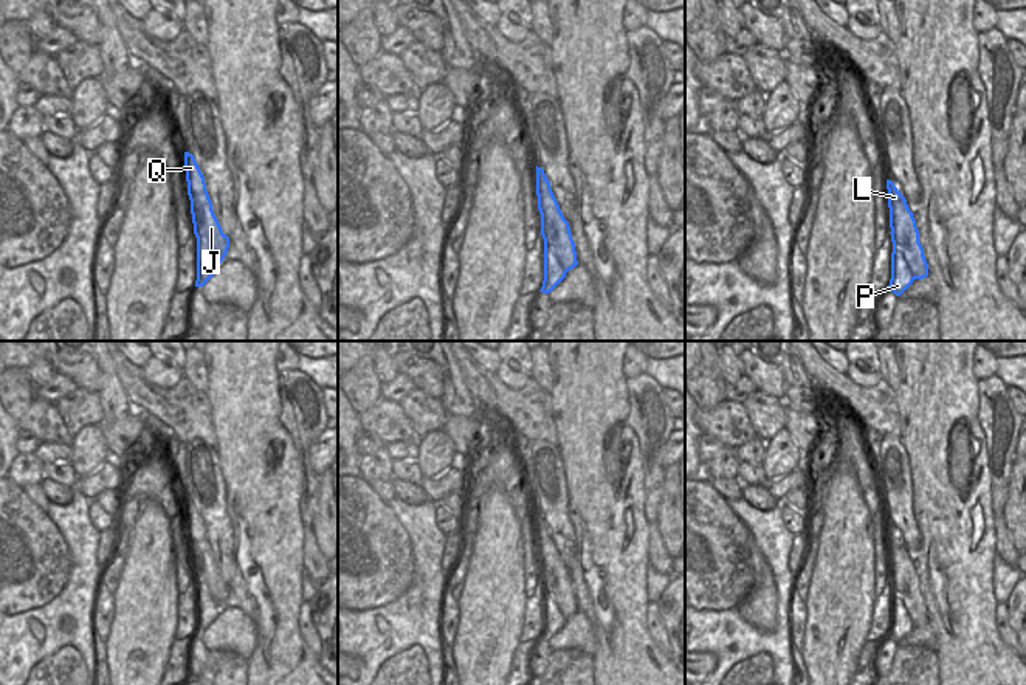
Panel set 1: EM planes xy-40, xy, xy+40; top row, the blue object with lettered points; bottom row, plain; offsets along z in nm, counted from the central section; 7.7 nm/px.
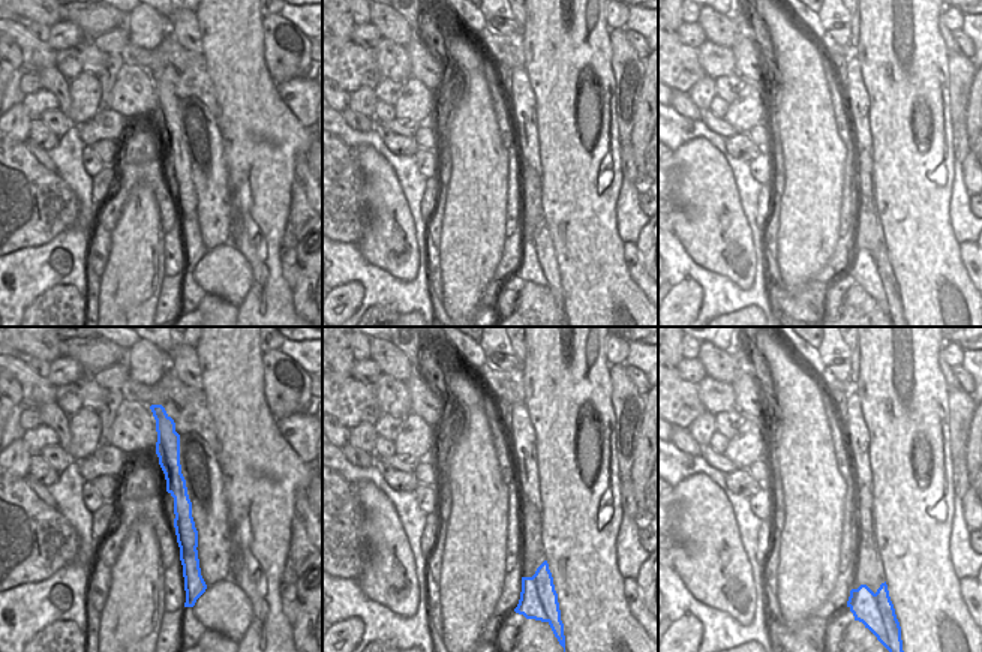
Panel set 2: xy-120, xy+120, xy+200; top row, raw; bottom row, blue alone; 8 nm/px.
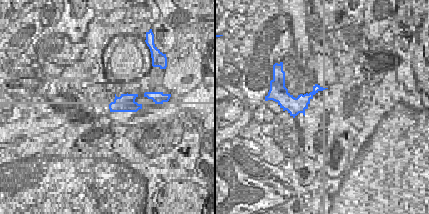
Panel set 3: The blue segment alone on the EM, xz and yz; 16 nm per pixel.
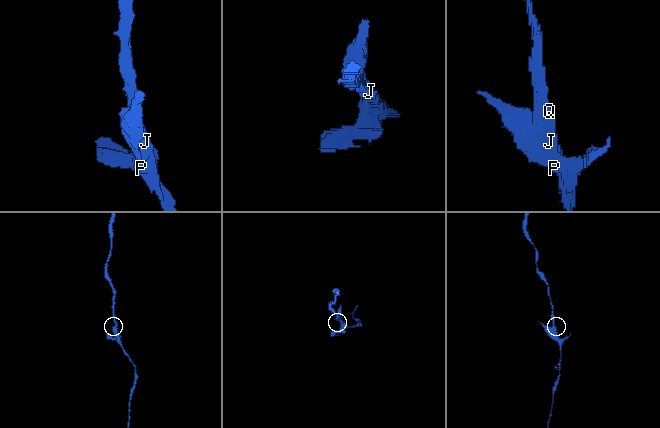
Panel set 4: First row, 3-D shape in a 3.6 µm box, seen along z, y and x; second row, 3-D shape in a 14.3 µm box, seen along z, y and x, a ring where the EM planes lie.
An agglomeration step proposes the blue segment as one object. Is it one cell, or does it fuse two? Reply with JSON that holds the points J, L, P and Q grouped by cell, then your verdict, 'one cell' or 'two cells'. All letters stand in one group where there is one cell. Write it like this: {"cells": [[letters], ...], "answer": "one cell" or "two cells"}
{"cells": [["J", "L", "Q"], ["P"]], "answer": "two cells"}

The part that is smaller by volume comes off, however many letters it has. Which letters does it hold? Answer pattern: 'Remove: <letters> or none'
Remove: P

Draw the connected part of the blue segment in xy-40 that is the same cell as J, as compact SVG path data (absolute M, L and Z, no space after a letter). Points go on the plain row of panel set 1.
M184 499L184 518L194 581L195 584L205 584L212 598L223 608L229 595L229 584L222 578L222 573L212 558L212 549L206 538L205 524L194 502L189 499Z

